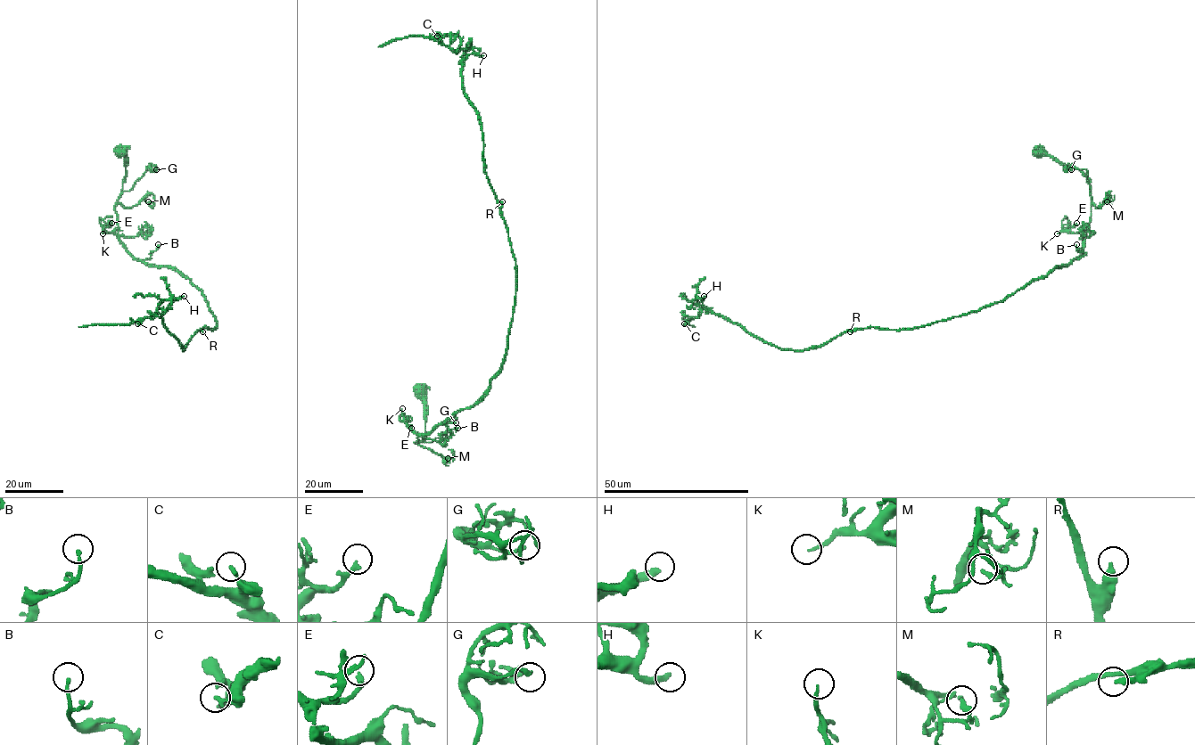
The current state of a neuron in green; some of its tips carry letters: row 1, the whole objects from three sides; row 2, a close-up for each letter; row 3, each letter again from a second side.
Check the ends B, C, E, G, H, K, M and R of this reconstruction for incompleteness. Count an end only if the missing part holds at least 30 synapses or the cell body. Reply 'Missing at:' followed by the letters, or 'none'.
Missing at: H

